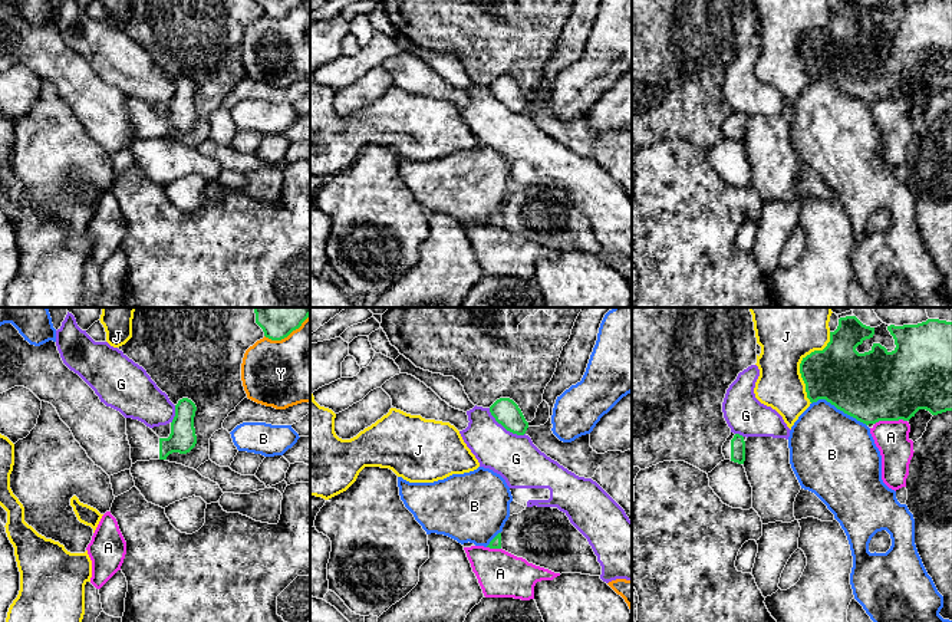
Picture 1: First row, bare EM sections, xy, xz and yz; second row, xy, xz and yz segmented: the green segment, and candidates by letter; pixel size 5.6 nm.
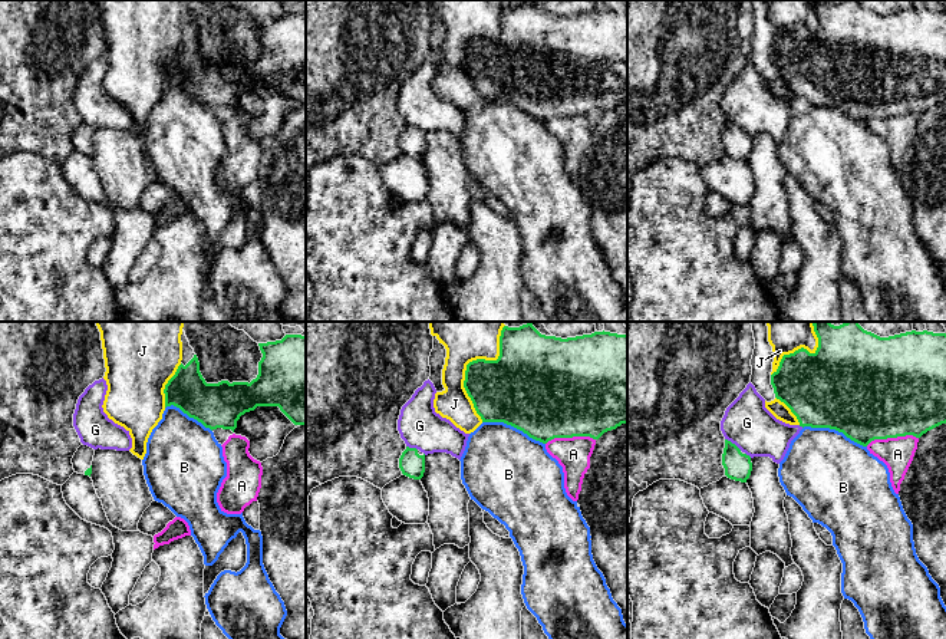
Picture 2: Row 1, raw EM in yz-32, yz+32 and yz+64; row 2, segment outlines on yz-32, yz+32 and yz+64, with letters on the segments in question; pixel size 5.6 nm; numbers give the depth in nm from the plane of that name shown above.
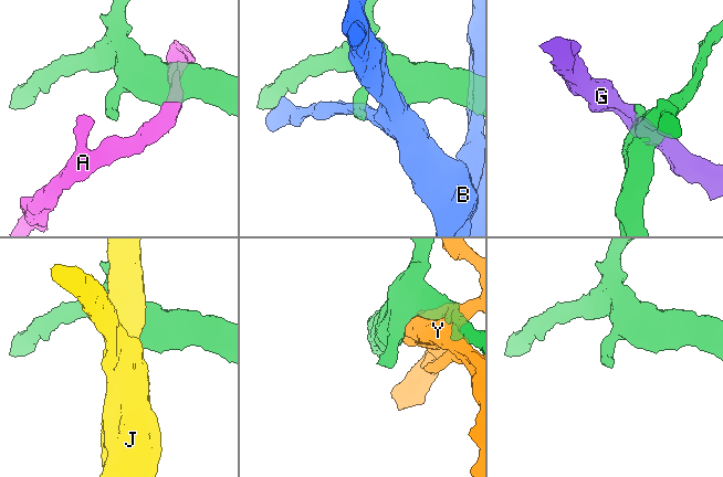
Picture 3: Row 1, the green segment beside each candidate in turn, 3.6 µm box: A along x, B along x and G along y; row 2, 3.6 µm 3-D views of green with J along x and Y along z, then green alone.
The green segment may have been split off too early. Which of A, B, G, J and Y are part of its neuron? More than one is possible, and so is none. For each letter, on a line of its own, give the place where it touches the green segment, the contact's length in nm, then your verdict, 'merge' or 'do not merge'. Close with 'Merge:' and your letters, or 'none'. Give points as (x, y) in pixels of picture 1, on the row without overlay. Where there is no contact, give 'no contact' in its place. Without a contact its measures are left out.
A: yz (890, 98) | 190 nm | do not merge
B: yz (839, 86) | 340 nm | do not merge
G: xz (504, 105) | 260 nm | do not merge
J: yz (800, 42) | 420 nm | do not merge
Y: xy (283, 16) | 240 nm | do not merge
Merge: none

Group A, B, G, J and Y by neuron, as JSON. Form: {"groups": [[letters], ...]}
{"groups": [["A"], ["B"], ["G"], ["J"], ["Y"]]}

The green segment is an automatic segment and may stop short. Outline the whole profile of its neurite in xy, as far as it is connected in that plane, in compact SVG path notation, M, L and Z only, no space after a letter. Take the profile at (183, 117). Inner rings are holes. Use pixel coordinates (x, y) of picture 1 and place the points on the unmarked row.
M182 76L175 83L175 95L171 101L168 116L159 116L144 101L126 96L126 113L131 124L132 142L136 139L167 138L172 131L187 132L197 122L194 95L197 85Z

